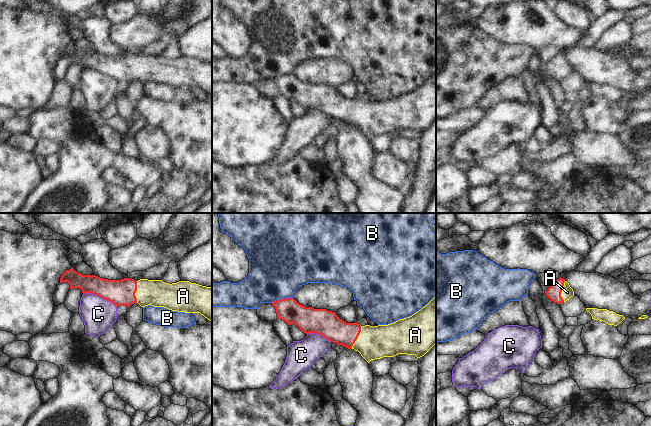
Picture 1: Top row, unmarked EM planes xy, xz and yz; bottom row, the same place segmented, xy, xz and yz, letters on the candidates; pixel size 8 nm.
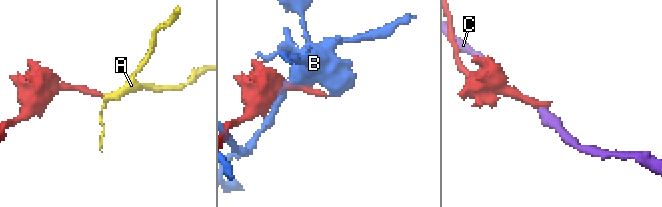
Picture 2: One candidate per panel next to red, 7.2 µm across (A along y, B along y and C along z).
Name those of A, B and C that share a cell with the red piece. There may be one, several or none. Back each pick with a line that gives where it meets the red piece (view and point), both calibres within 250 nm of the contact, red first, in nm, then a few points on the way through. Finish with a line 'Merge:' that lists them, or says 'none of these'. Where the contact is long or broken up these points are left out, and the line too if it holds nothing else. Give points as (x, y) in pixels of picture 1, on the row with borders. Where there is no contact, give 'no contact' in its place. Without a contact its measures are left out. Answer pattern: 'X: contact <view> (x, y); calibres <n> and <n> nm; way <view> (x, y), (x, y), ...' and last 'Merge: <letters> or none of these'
A: contact xy (135, 292); calibres 200 and 220 nm; way xy (120, 292), (135, 292), (157, 293)
Merge: A

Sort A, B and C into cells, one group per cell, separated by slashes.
A / B / C

